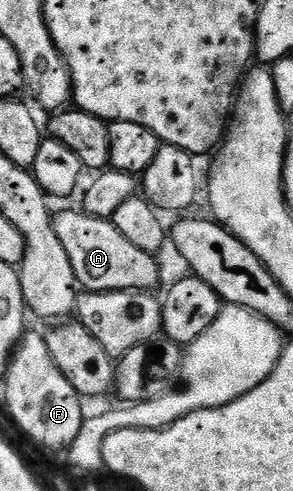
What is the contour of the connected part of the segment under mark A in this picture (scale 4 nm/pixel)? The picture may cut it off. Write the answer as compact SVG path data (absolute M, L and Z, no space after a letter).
M83 209L64 210L52 219L54 232L70 256L70 268L74 268L77 283L84 290L114 292L115 290L157 289L160 282L160 266L153 255L142 252L142 248L130 244L112 221L84 213Z

